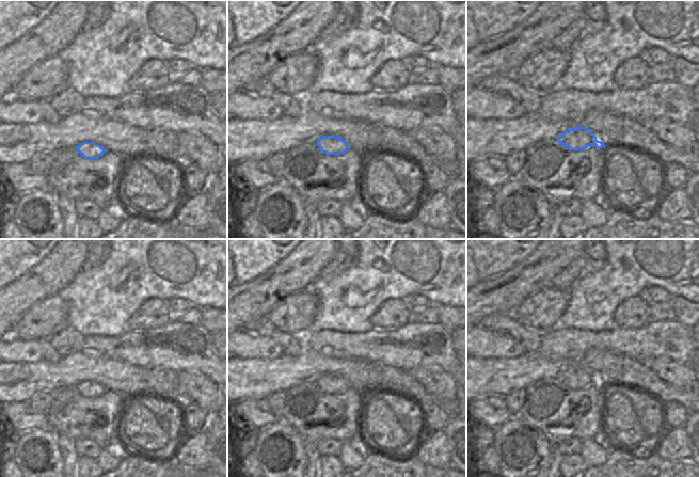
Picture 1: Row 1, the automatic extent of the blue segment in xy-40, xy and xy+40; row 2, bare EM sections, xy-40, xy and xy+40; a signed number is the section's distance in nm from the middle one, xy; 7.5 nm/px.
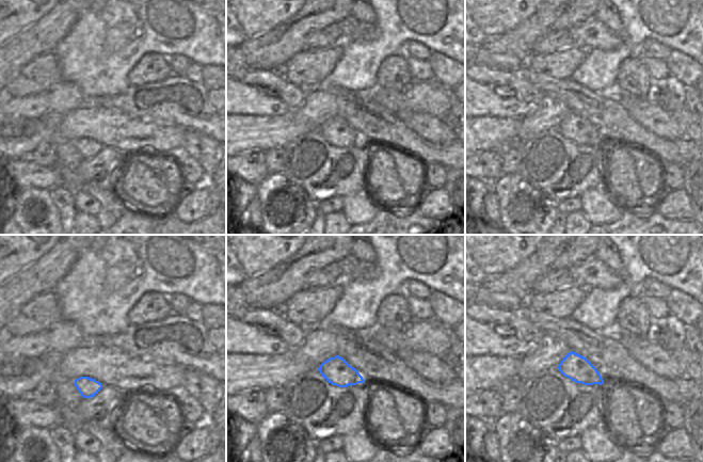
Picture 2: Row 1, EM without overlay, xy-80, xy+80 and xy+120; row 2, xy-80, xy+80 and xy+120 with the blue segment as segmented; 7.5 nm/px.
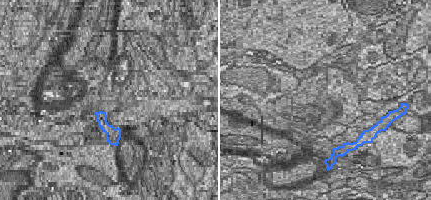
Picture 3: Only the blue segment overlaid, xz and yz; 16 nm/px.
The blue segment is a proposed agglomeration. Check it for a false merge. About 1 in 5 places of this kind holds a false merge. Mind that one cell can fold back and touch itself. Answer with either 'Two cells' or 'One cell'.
One cell

